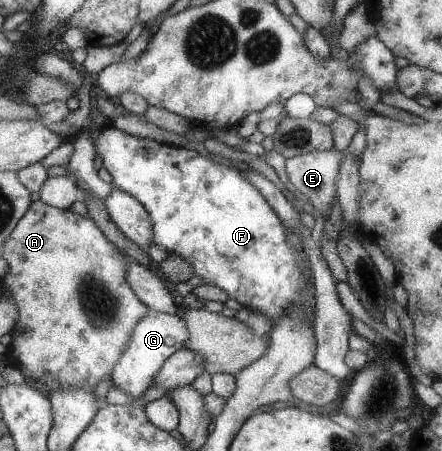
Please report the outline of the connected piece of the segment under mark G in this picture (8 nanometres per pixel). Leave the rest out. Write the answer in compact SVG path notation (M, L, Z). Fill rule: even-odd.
M149 309L146 315L133 327L125 348L112 370L114 386L138 400L151 387L152 378L163 363L187 342L188 330L184 320L176 314L165 314Z

